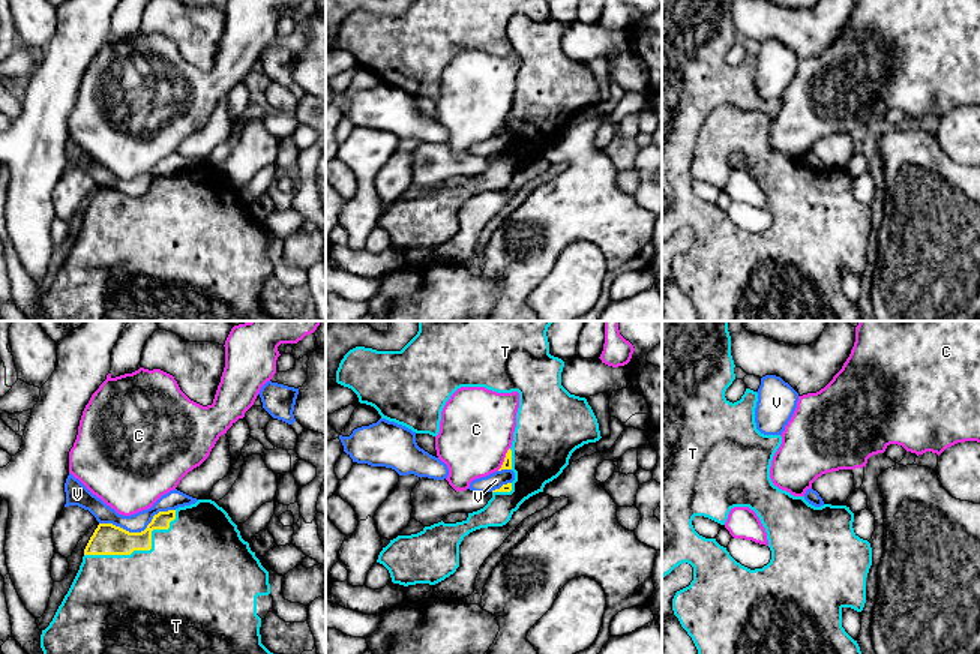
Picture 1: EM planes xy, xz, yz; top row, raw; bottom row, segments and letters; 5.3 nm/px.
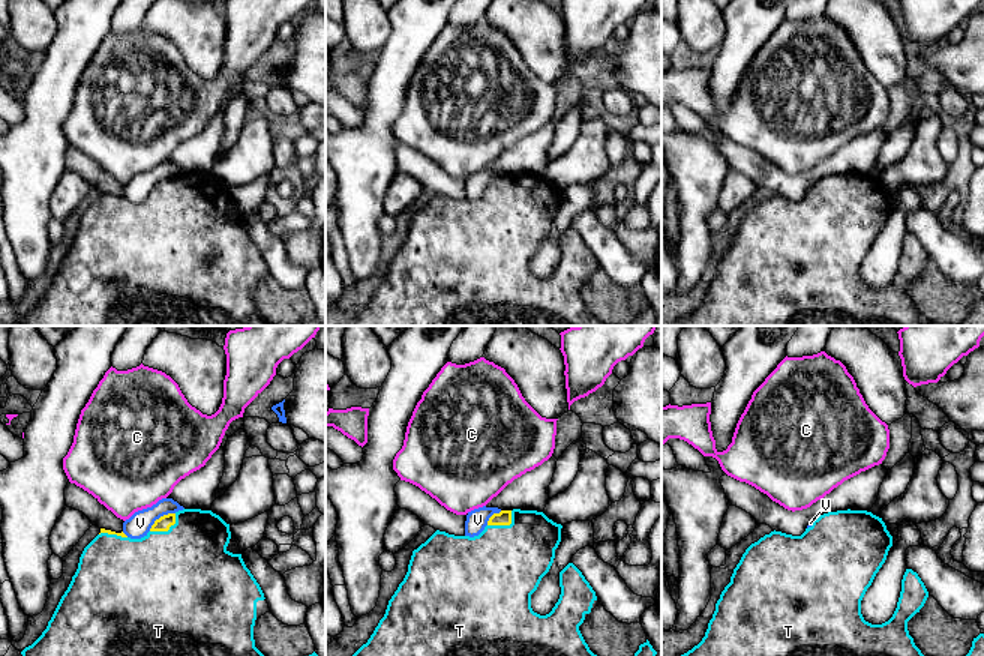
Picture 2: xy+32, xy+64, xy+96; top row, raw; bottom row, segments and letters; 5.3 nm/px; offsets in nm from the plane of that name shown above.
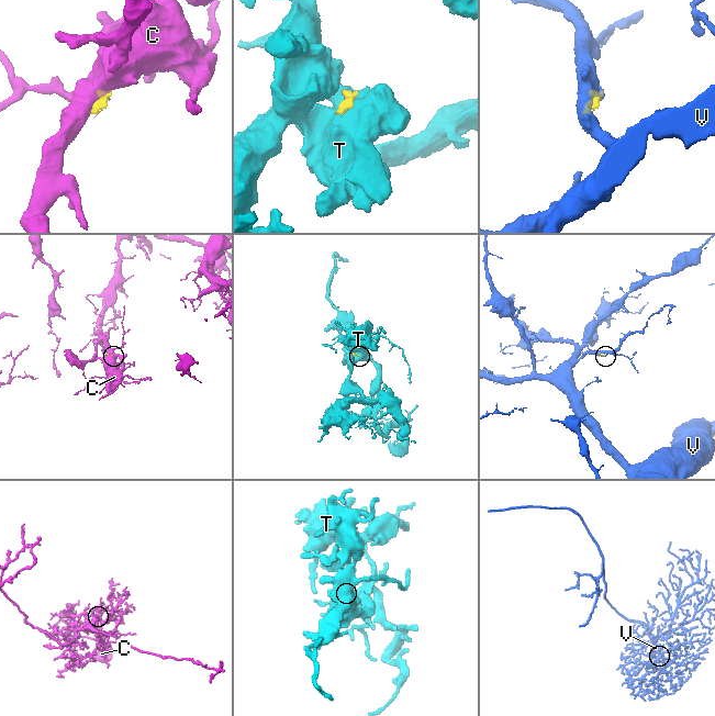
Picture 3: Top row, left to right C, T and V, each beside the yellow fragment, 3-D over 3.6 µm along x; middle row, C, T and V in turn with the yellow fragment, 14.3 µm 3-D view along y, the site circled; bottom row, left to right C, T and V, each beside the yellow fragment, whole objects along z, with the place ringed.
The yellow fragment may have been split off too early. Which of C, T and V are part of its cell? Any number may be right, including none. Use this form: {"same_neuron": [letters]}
{"same_neuron": ["T"]}

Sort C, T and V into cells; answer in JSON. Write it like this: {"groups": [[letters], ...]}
{"groups": [["C"], ["T"], ["V"]]}

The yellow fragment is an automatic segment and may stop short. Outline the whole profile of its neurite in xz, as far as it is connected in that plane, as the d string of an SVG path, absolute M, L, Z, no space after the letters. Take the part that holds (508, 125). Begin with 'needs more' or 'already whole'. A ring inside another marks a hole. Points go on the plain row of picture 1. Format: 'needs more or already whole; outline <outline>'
needs more; outline M414 0L401 15L377 15L356 10L339 27L336 46L351 52L360 68L374 70L381 82L395 86L416 98L437 100L441 75L461 51L485 51L497 57L519 57L512 111L501 134L512 134L515 144L492 154L488 168L456 188L443 184L411 200L398 200L383 212L377 226L383 228L393 248L435 249L459 231L459 208L470 196L506 189L519 170L543 156L569 129L572 117L599 105L597 82L585 62L570 58L561 50L564 26L549 18L548 0Z

